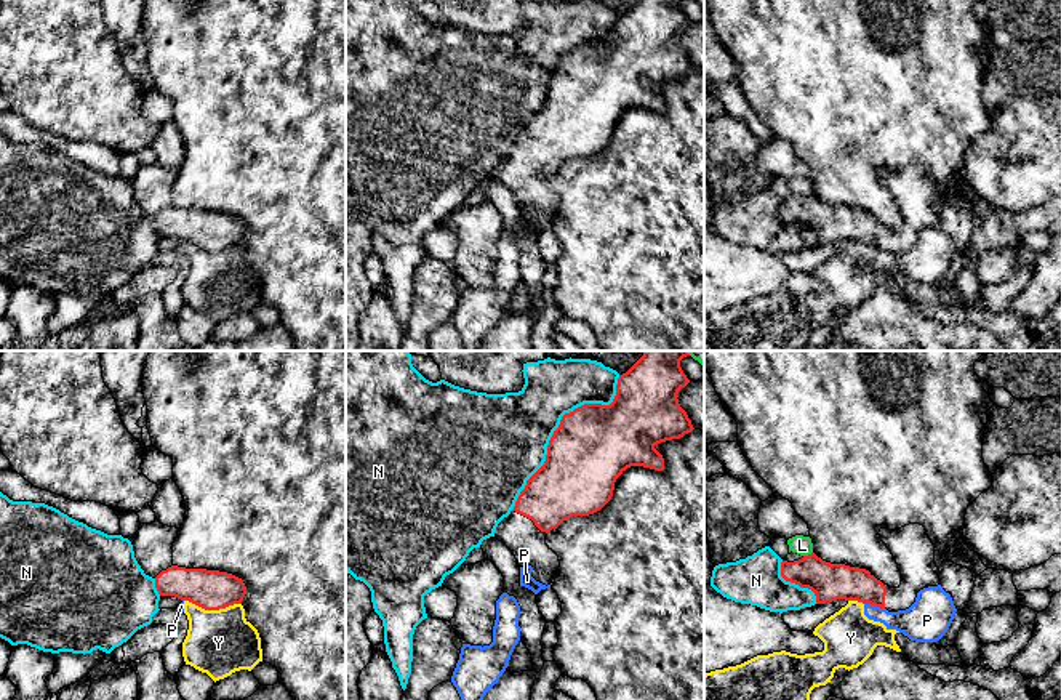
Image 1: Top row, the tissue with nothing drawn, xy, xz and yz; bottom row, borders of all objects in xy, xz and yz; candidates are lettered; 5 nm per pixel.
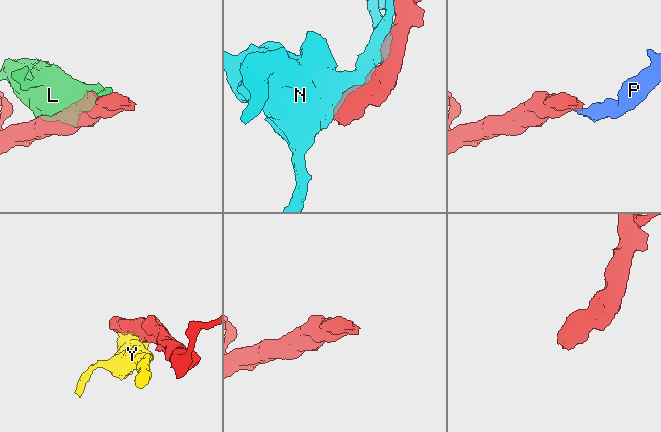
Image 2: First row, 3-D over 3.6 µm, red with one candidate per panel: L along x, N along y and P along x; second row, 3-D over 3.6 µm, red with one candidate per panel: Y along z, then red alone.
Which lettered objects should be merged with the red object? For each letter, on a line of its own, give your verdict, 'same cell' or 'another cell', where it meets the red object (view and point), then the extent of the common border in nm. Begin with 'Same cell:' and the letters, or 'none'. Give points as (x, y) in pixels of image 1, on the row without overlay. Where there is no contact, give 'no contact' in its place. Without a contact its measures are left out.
Same cell: none
L: another cell | yz (808, 196) | 50 nm
N: another cell | xz (559, 68) | 850 nm
P: another cell | yz (874, 245) | 110 nm
Y: another cell | xy (213, 250) | 280 nm

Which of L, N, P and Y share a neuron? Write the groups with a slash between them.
L / N / P Y

